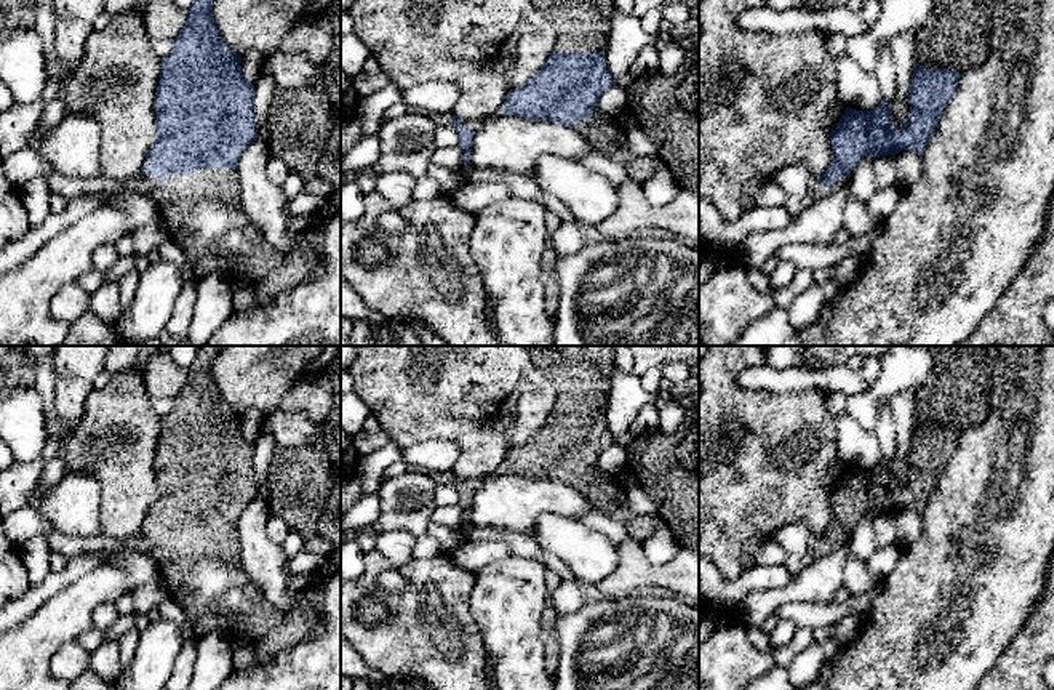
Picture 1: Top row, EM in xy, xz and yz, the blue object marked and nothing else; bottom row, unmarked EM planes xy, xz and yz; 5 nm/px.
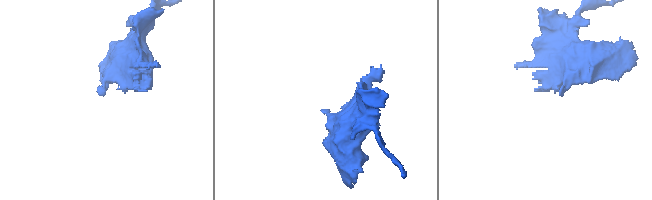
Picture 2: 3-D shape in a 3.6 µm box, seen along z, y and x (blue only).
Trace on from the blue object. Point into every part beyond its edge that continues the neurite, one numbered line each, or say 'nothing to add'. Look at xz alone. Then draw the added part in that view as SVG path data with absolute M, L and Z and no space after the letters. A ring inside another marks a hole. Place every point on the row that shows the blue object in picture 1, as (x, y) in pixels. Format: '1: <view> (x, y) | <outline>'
1: xz (605, 133) | M601 110L592 114L592 120L581 118L573 130L585 136L595 150L621 163L629 179L645 183L659 166L661 158L646 158L635 155L625 144L625 131L617 118L605 115Z

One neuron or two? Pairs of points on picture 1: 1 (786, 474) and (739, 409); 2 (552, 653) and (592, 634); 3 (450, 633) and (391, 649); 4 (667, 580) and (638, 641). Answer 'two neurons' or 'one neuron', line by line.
1: one neuron
2: two neurons
3: one neuron
4: two neurons

